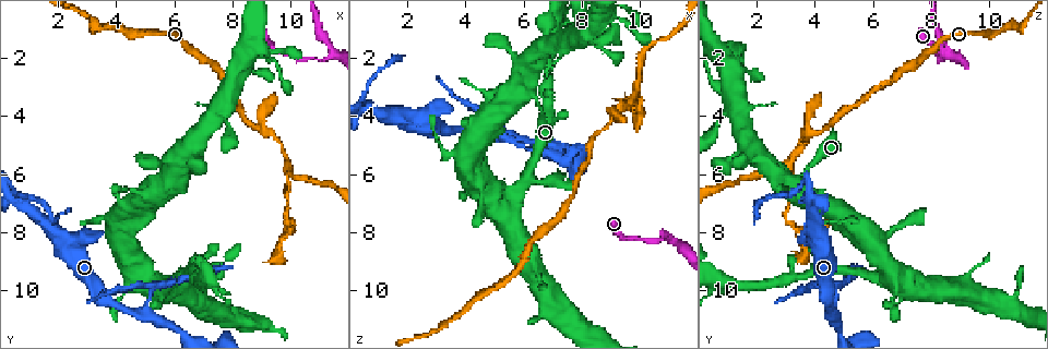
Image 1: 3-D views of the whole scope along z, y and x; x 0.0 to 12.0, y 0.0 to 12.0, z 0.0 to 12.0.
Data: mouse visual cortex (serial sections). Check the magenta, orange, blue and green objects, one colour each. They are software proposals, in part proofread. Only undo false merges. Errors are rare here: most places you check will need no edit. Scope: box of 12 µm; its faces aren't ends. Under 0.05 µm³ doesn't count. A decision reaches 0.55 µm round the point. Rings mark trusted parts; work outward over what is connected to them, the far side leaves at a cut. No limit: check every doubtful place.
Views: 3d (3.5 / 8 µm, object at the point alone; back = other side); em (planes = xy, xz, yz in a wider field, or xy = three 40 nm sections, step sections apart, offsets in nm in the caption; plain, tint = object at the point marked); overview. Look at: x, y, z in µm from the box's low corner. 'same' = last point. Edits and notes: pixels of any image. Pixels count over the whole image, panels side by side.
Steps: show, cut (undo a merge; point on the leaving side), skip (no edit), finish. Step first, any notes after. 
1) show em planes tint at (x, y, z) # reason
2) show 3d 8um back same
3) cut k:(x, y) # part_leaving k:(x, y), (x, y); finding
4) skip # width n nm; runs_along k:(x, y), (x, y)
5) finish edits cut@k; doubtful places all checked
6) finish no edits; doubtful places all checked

show em xy step 2 tint at (11.3, 2.0, 8.3) # abrupt turn

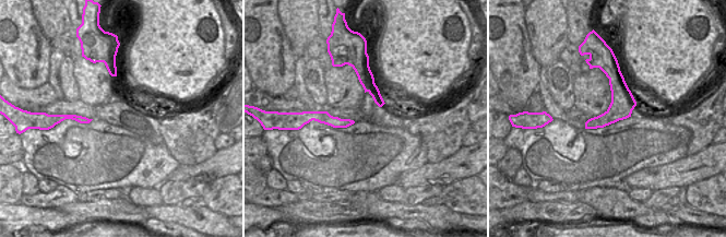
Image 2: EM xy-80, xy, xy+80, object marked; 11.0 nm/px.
show 3d 3.5um same # wider look

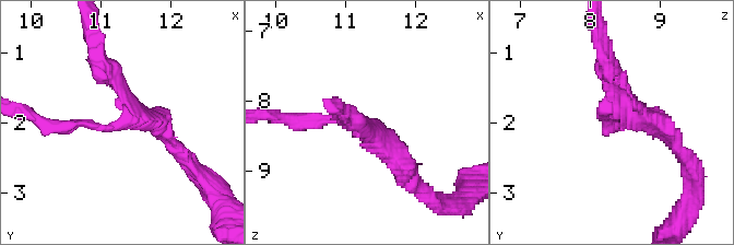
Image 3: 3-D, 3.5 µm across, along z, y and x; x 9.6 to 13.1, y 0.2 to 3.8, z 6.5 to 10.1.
skip # runs_along 3:(612, 125), (617, 81), (605, 58); all the same cell

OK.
show 3d 3.5um back at (9.9, 5.6, 3.0) # a narrow waist

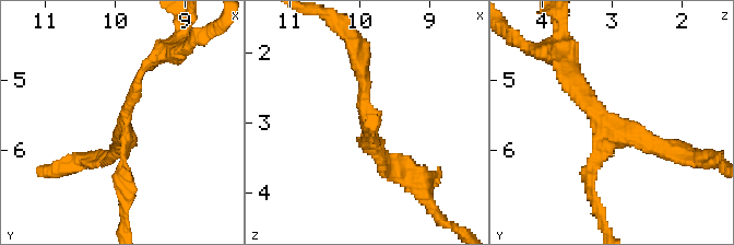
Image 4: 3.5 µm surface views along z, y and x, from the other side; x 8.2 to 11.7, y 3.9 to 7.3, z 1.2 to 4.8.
show em xy step 3 tint at (9.85, 5.70, 3.10) # arms 3; arm_widths 150, 200, 200 nm; now the EM

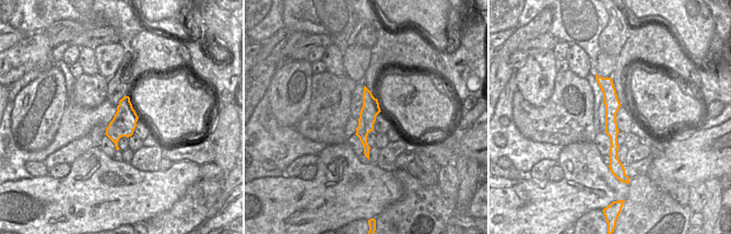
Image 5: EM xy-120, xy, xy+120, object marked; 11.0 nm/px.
skip # runs_along 5:(599, 79), (611, 98), (617, 164); all the same cell

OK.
show 3d 8um at (10.0, 7.9, 3.4) # arms part here

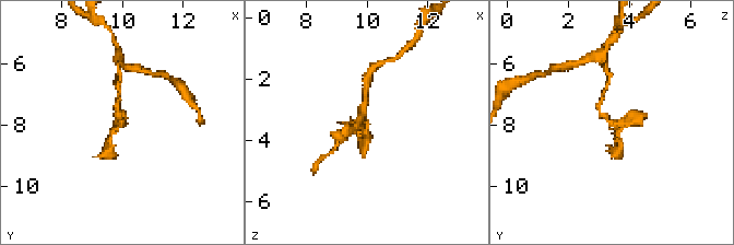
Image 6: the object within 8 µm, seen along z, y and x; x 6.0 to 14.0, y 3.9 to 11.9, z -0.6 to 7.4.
show 3d 3.5um at (10.1, 8.0, 3.5) # zoom in

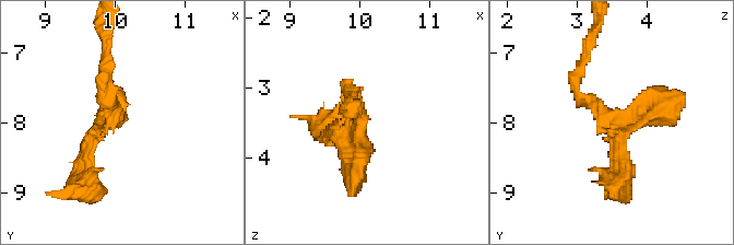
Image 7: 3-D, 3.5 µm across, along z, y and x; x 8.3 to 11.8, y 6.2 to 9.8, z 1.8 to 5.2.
skip # arms 3; runs_along 7:(583, 65), (575, 88), (619, 131), (623, 175); all the same cell

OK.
show 3d 3.5um back at (5.0, 10.8, 4.6) # side arm on a straight run

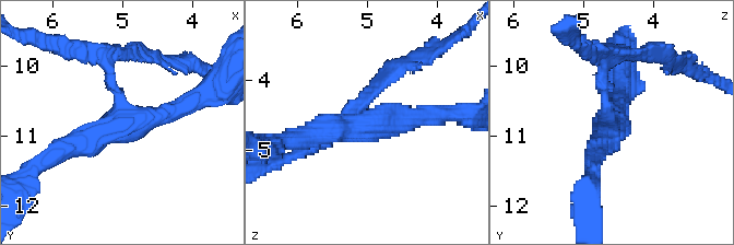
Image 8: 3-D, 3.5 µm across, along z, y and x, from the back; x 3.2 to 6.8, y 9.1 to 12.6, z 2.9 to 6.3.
show em xy step 1 tint at (4.95, 10.75, 4.70) # arms 3; arm_widths 150, 300, 400 nm; now the EM

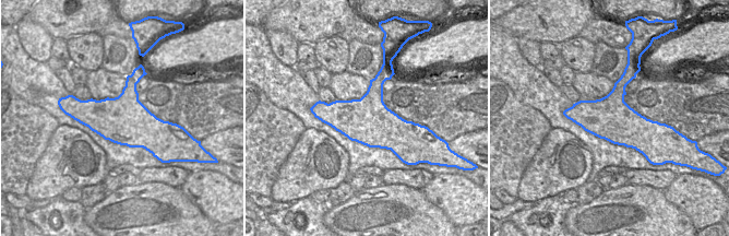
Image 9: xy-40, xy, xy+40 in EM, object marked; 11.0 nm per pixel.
skip # runs_along 8:(191, 101), (60, 151); one cell here

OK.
show 3d 3.5um at (5.2, 10.0, 4.7) # three-way junction

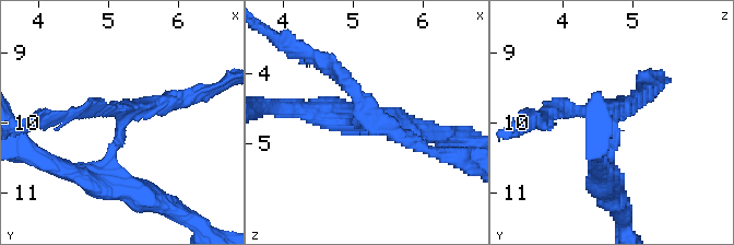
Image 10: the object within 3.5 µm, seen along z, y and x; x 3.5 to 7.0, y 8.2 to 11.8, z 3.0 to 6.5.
show em xy step 5 tint at (5.15, 10.05, 4.75) # arms 3; arm_widths 150, 200, 300 nm; shape alone is not enough

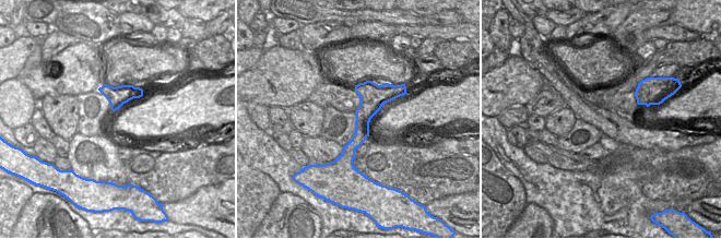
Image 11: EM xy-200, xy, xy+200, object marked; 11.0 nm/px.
skip # runs_along 11:(394, 87), (364, 114), (347, 163); all the same cell

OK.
finish no edits; doubtful places all checked

